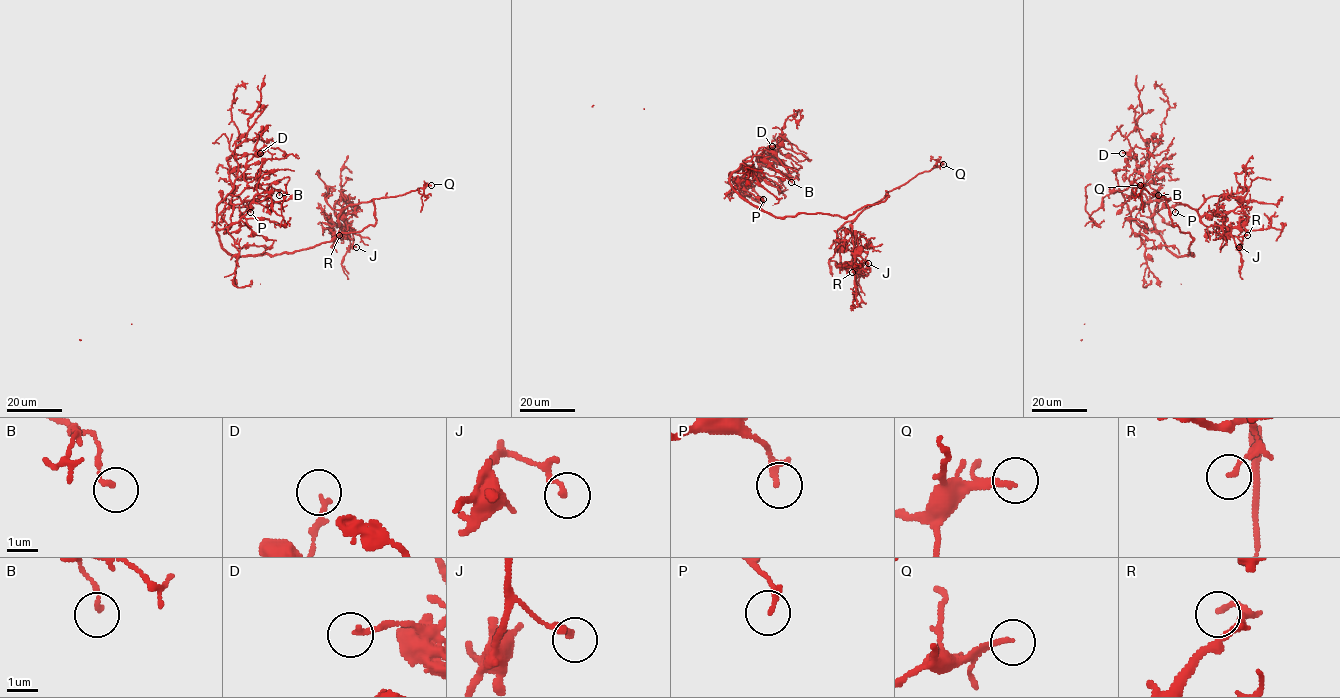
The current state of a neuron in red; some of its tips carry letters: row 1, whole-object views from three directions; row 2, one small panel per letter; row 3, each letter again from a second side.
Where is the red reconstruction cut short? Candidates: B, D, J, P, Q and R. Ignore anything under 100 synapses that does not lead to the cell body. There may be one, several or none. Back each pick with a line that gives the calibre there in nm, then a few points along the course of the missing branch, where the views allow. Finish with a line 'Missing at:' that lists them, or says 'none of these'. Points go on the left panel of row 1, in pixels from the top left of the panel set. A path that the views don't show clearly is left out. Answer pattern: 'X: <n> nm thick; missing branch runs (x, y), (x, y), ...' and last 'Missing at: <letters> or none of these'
Q: 190 nm thick; missing branch runs (431, 185), (433, 176), (429, 164), (436, 167), (438, 148), (436, 137), (439, 133), (441, 137)
Missing at: Q

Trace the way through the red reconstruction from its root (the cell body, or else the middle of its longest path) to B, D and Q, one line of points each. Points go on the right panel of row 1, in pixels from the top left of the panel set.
B: (1193, 254), (1177, 256), (1166, 247), (1147, 198), (1133, 196), (1132, 190), (1147, 184), (1158, 195)
D: (1193, 254), (1177, 256), (1166, 247), (1154, 228), (1147, 198), (1132, 194), (1136, 158), (1122, 153)
Q: (1193, 254), (1188, 252), (1193, 238), (1172, 224), (1167, 198), (1150, 194), (1140, 185)

